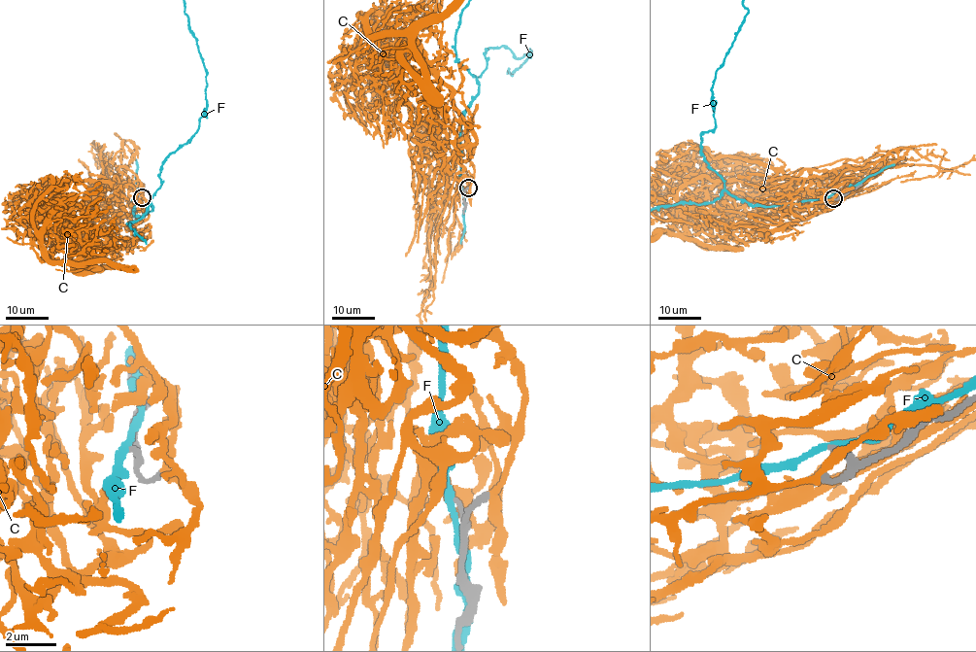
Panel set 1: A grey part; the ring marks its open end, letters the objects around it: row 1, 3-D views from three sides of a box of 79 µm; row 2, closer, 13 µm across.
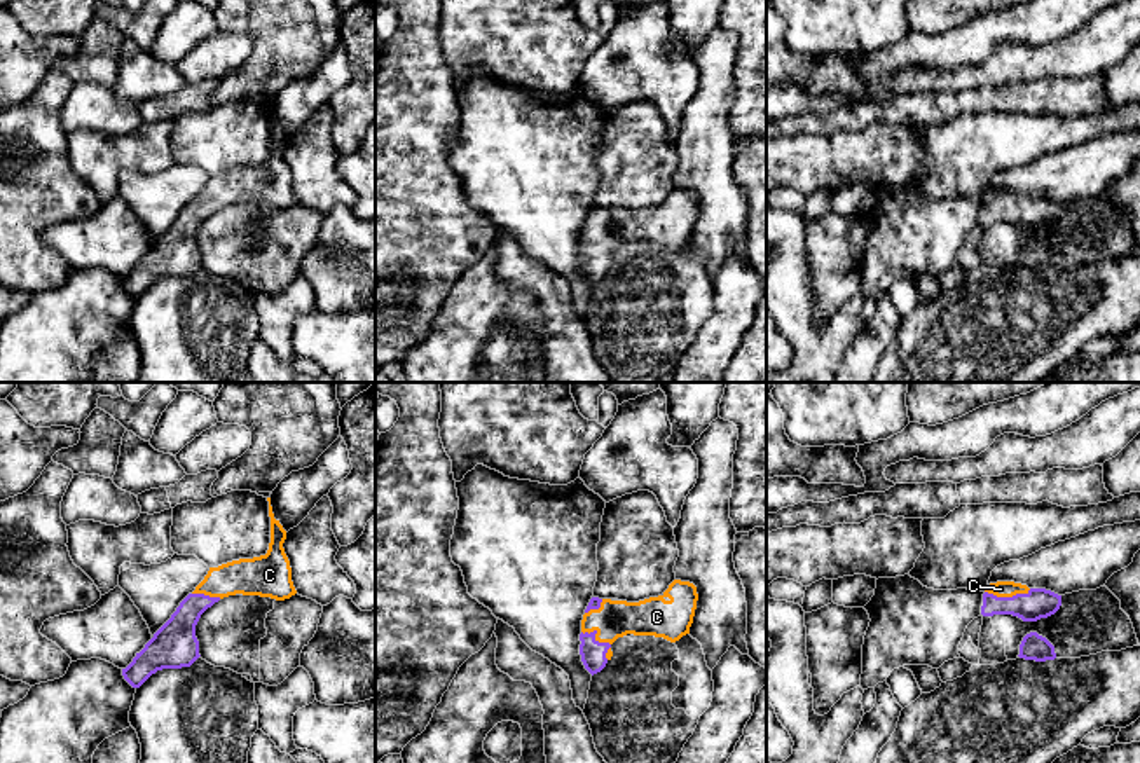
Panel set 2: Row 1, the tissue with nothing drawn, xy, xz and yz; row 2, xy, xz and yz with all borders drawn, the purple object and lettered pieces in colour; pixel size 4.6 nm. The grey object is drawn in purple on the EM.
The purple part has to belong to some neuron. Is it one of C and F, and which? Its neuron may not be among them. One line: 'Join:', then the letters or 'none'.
Join: C

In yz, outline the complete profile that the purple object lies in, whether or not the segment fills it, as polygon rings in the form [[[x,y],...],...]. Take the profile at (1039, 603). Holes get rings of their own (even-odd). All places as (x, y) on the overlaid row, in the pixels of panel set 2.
[[[1014,581],[990,583],[983,594],[983,616],[1013,615],[1023,622],[1037,622],[1054,615],[1061,595],[1046,588],[1028,588]]]

